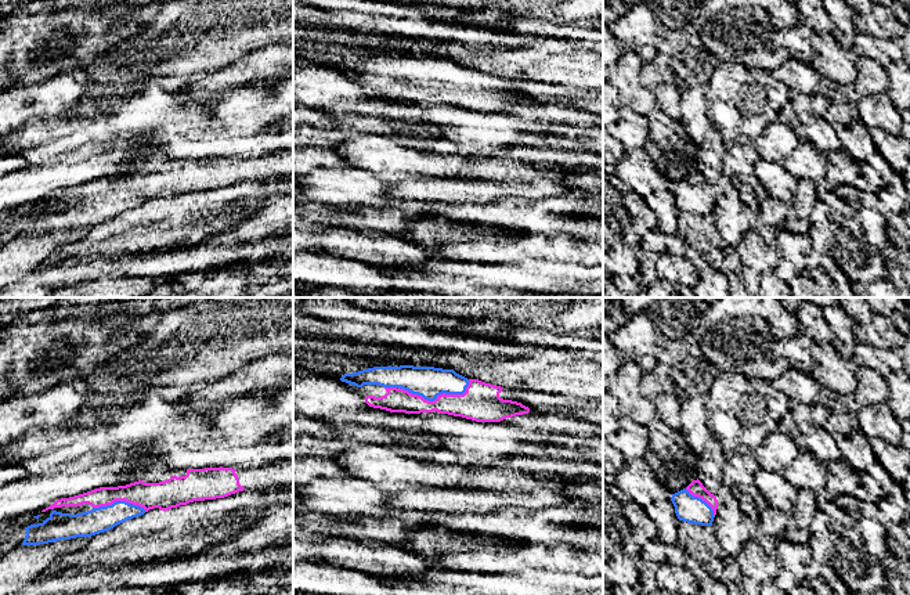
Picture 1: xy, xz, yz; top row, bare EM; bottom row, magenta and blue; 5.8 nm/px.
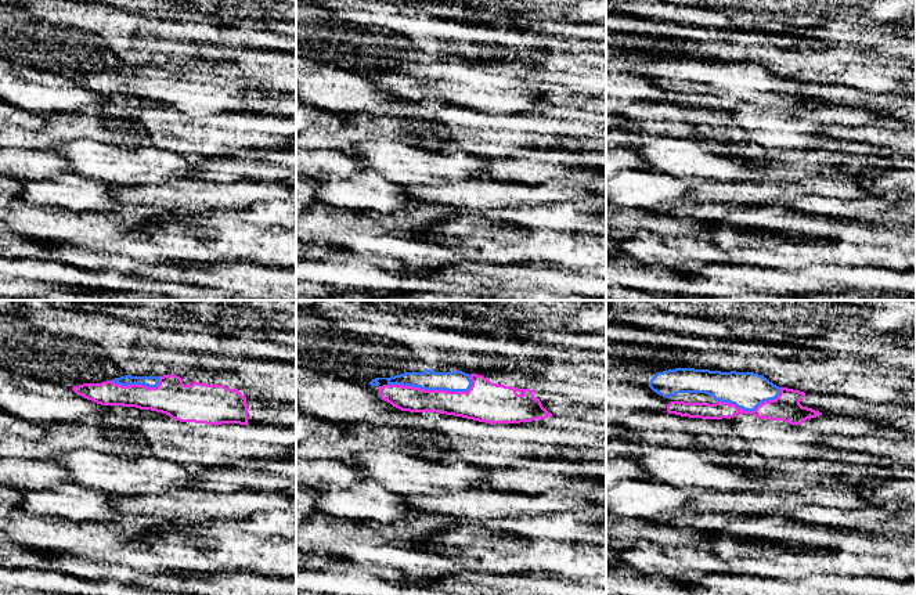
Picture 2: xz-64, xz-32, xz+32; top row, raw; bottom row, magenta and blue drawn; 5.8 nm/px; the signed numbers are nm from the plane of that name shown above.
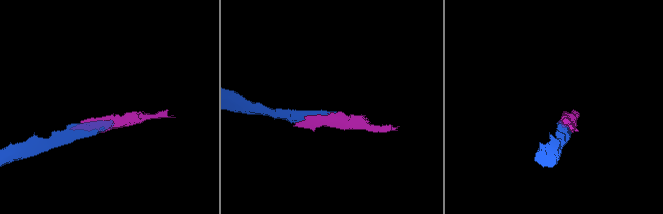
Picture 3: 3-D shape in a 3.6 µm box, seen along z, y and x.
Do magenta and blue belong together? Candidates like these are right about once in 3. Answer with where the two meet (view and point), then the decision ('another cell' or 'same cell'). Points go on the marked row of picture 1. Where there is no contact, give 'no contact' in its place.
meets magenta in xz at (437, 396); same cell

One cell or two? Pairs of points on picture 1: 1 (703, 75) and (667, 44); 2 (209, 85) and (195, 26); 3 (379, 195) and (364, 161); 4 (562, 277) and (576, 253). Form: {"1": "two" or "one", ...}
{"1": "one", "2": "two", "3": "two", "4": "two"}

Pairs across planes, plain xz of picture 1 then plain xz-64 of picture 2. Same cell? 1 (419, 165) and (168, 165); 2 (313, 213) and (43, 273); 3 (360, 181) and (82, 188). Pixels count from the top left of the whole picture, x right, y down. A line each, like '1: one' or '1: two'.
1: one
2: two
3: one

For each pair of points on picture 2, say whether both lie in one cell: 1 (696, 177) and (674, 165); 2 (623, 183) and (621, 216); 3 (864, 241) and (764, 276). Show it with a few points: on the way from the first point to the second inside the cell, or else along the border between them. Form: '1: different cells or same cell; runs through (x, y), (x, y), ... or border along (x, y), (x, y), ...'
1: same cell; runs through (691, 172), (684, 165), (680, 165)
2: different cells; border along (620, 206), (635, 209)
3: different cells; border along (753, 264), (789, 269), (817, 266)

